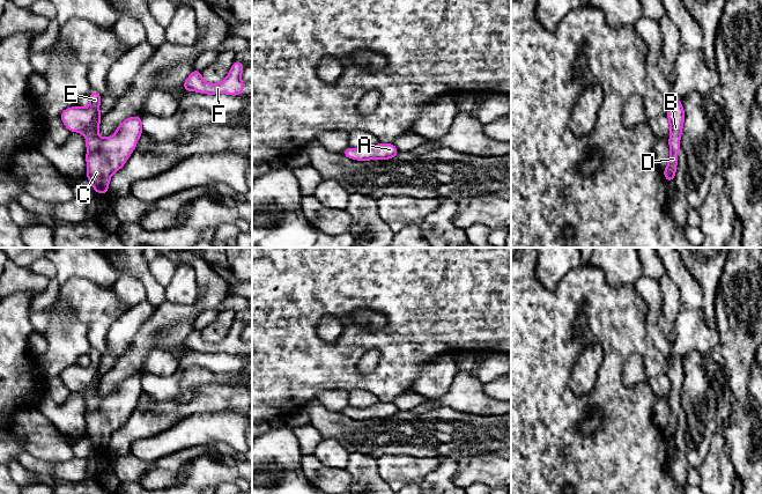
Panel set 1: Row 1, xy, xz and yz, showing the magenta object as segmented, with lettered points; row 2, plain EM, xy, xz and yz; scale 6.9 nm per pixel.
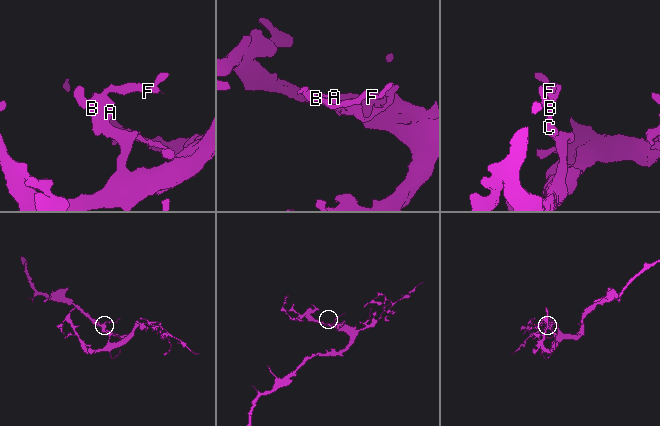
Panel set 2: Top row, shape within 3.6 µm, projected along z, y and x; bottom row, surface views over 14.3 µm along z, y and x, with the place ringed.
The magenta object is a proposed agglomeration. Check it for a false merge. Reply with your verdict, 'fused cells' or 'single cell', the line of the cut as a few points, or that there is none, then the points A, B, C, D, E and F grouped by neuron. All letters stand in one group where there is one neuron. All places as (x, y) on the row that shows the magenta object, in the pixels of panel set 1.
single cell; no cut; A B C D E F

